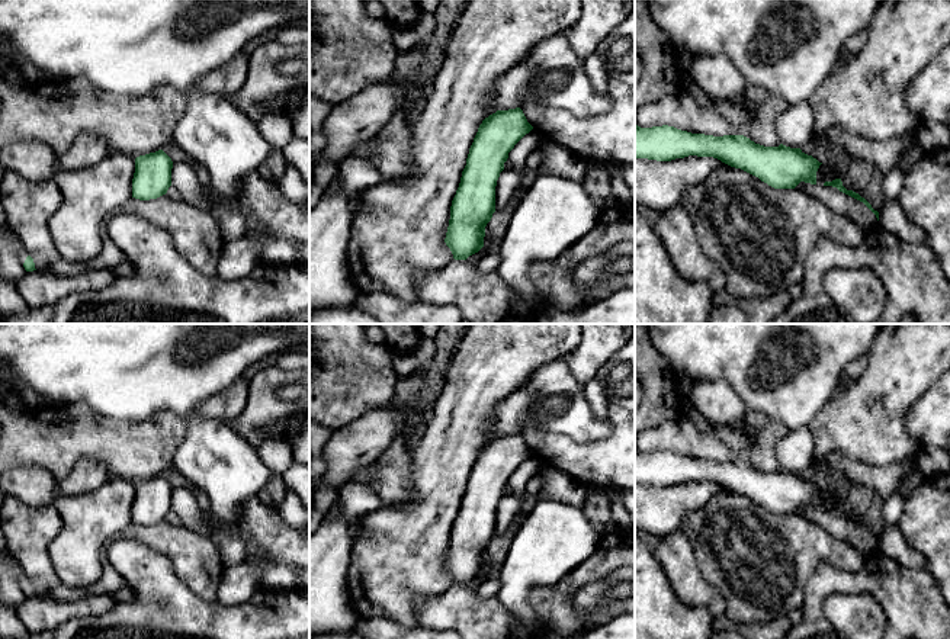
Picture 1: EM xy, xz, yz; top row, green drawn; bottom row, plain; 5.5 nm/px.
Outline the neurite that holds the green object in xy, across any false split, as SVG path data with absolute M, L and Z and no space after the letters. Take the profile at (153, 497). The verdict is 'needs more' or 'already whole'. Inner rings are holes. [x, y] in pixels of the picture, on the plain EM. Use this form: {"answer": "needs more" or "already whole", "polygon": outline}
{"answer": "already whole", "polygon": "M163 475L137 482L132 523L150 526L166 520L171 511L171 494L173 487Z"}

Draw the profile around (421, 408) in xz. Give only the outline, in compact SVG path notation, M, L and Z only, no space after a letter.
M429 394L424 395L423 398L417 401L414 408L408 414L411 414L415 420L429 417L431 399L433 398Z

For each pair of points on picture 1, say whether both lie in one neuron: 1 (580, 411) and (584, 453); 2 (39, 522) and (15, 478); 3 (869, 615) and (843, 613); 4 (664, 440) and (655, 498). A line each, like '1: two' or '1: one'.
1: two
2: two
3: one
4: two

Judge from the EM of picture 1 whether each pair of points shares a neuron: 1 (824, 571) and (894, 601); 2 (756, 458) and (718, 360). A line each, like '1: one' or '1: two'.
1: one
2: two

